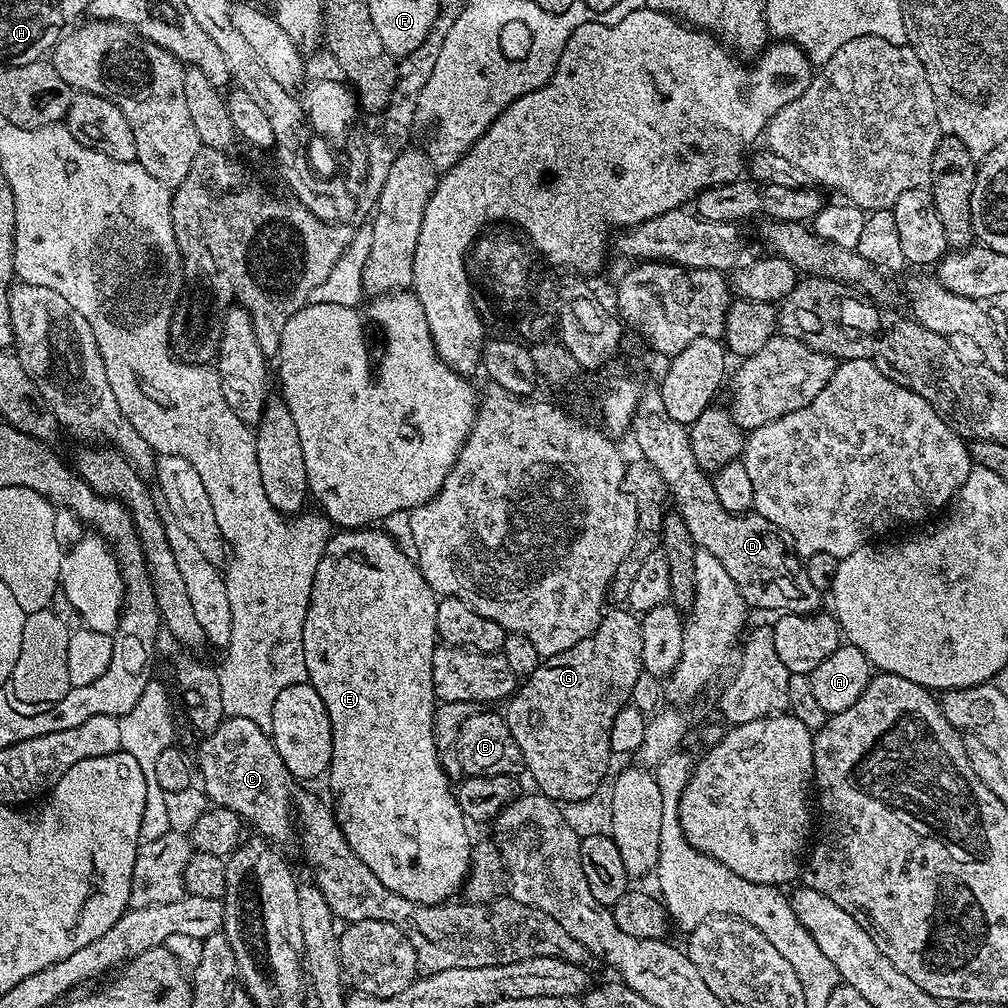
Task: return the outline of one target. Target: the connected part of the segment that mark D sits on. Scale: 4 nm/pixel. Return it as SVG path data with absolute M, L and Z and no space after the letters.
M659 391L639 393L630 436L636 439L636 448L640 451L637 453L661 476L671 503L680 513L682 522L686 522L686 530L690 530L690 538L694 538L696 547L714 554L714 558L722 562L726 574L734 578L734 586L738 586L738 594L742 594L749 609L765 608L775 614L793 612L806 616L821 607L821 589L810 582L801 561L790 554L785 537L777 528L766 518L731 512L718 502L712 476L700 468L691 449L689 429L670 418Z

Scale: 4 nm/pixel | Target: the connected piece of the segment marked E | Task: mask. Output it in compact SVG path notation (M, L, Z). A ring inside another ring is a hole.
M375 527L349 528L337 531L328 537L328 545L322 554L322 562L318 562L318 570L314 574L314 586L310 594L310 602L304 619L302 630L302 650L308 671L307 682L318 692L318 697L325 703L326 714L329 716L332 731L332 760L326 773L328 788L332 791L331 807L334 809L336 825L342 830L345 842L354 850L354 854L394 894L402 894L402 898L410 898L415 904L443 904L451 901L452 896L461 891L468 879L468 863L472 857L473 837L468 837L469 821L462 814L456 801L453 785L448 785L449 773L440 765L440 754L435 740L435 712L437 706L432 663L434 650L438 646L436 634L436 601L437 593L426 582L420 572L420 565L409 553L403 552L388 536L387 532Z

